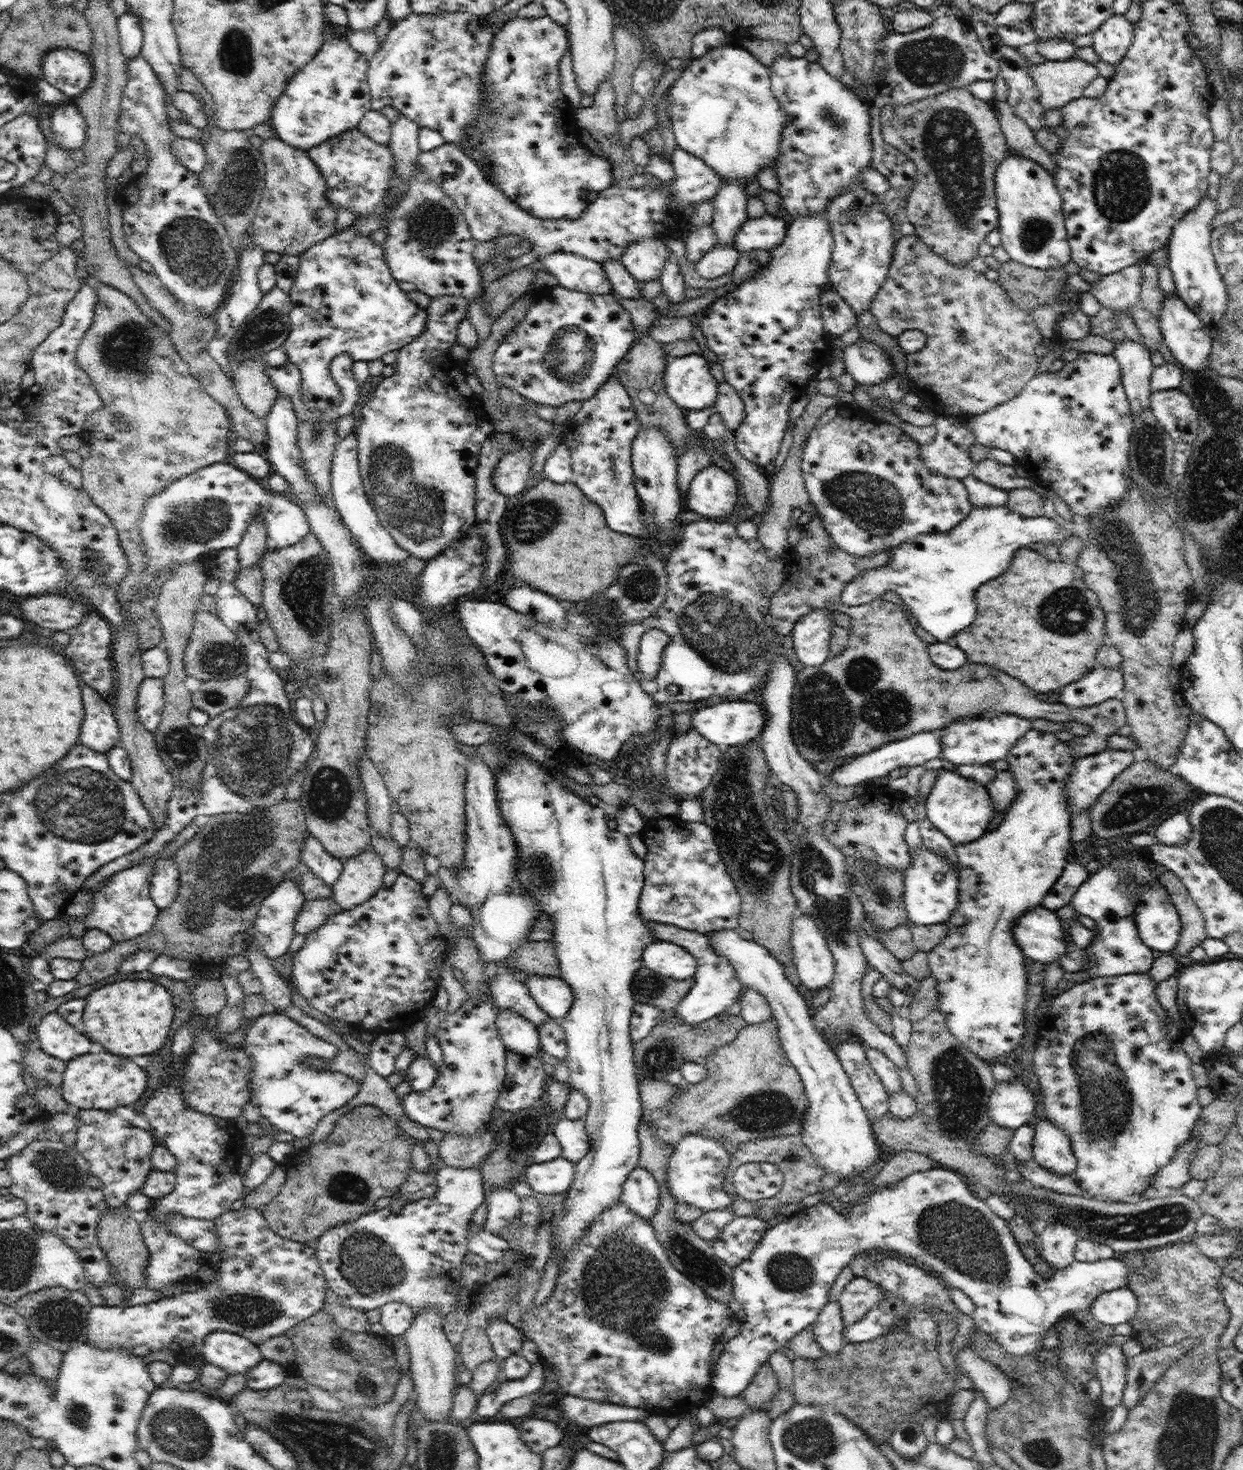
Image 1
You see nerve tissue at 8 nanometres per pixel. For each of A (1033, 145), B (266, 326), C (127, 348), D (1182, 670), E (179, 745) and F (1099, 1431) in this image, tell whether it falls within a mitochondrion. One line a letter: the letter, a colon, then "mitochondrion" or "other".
A: other
B: mitochondrion
C: mitochondrion
D: other
E: mitochondrion
F: other

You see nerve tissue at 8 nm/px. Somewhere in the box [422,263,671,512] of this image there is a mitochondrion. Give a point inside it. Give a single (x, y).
(569, 358)

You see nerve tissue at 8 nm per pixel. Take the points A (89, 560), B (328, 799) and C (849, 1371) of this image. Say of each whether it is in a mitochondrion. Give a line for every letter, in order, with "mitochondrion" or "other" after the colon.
A: other
B: mitochondrion
C: mitochondrion

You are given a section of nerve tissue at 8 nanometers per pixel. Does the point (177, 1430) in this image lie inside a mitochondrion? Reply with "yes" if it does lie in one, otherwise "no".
yes

